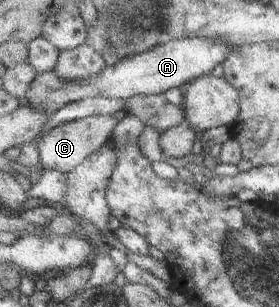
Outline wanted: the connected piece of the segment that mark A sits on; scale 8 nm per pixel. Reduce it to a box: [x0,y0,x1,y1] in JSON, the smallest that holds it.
[26,38,232,113]

